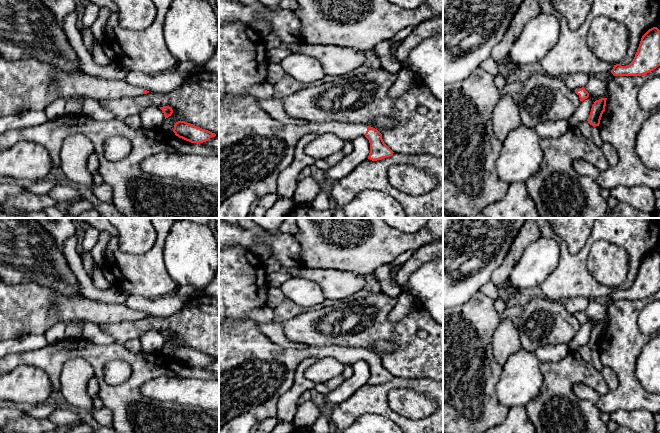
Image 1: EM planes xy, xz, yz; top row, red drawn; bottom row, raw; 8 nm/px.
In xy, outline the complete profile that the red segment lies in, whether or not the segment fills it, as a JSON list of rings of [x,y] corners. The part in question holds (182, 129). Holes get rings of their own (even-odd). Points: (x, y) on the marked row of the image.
[[[178,121],[174,125],[173,132],[179,138],[182,138],[191,143],[203,143],[216,134],[208,130],[202,129],[185,121]]]

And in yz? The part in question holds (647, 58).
[[[649,29],[641,38],[633,61],[626,66],[614,65],[614,76],[641,76],[660,66],[660,30]]]

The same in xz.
[[[225,96],[219,98],[219,206],[243,190],[253,191],[257,199],[277,194],[278,176],[293,162],[297,142],[308,133],[314,137],[331,133],[352,141],[365,136],[370,143],[368,159],[372,161],[390,157],[394,153],[384,143],[382,134],[373,127],[340,122],[284,124],[261,109],[255,97]]]

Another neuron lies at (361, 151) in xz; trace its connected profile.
[[[365,137],[353,140],[354,150],[337,164],[330,166],[324,171],[325,176],[333,181],[337,181],[348,175],[357,165],[368,159],[370,153],[370,143]]]

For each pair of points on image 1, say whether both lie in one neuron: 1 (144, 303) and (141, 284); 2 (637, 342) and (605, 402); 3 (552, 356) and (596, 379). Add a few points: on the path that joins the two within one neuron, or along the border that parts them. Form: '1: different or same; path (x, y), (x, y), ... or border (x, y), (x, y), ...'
1: different; border (130, 294), (149, 298), (166, 296)
2: same; path (625, 358), (625, 386), (621, 390)
3: different; border (570, 351), (558, 361), (543, 361), (541, 363)

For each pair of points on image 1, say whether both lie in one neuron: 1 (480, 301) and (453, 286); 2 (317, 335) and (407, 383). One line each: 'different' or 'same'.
1: different
2: different

